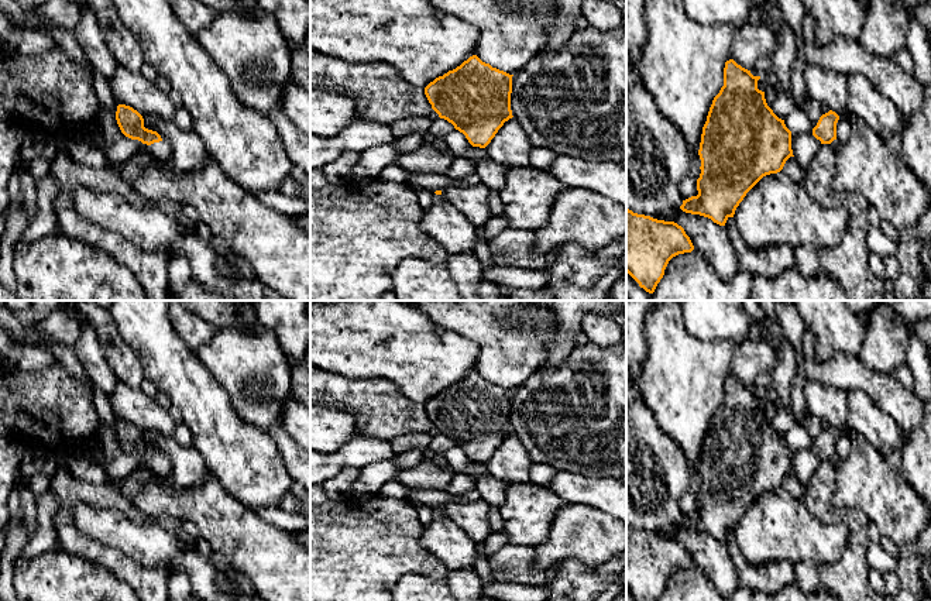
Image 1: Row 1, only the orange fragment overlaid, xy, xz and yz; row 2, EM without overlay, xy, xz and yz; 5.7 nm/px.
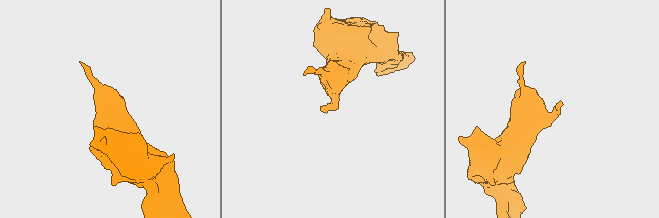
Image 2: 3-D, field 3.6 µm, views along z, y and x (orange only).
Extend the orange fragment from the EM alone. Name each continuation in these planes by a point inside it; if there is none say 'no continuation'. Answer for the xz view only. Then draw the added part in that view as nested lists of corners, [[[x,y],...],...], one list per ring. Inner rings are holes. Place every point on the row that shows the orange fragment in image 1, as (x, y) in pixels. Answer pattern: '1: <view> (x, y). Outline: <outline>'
1: xz (442, 220). Outline: [[[434,193],[432,206],[423,213],[420,229],[450,254],[475,250],[475,227],[442,195]]]

